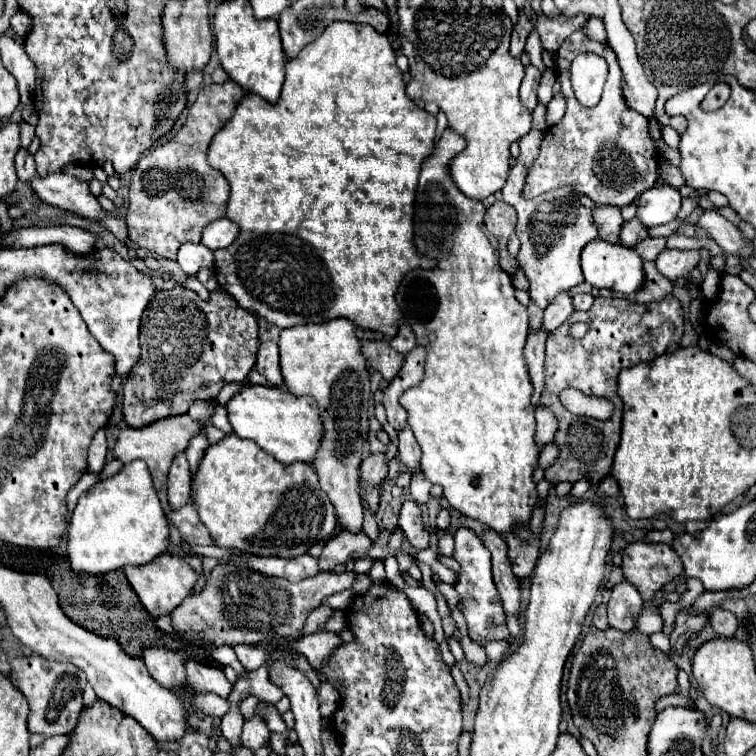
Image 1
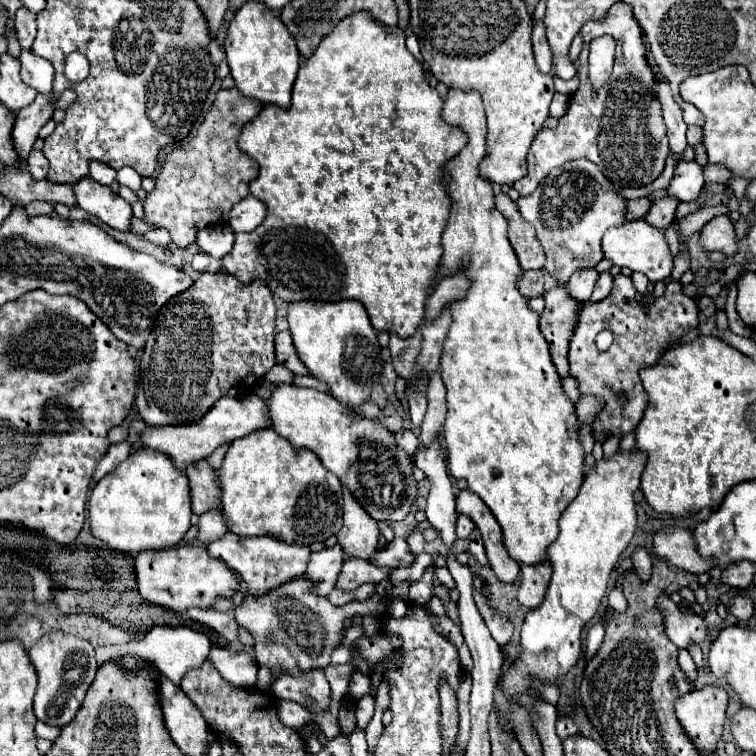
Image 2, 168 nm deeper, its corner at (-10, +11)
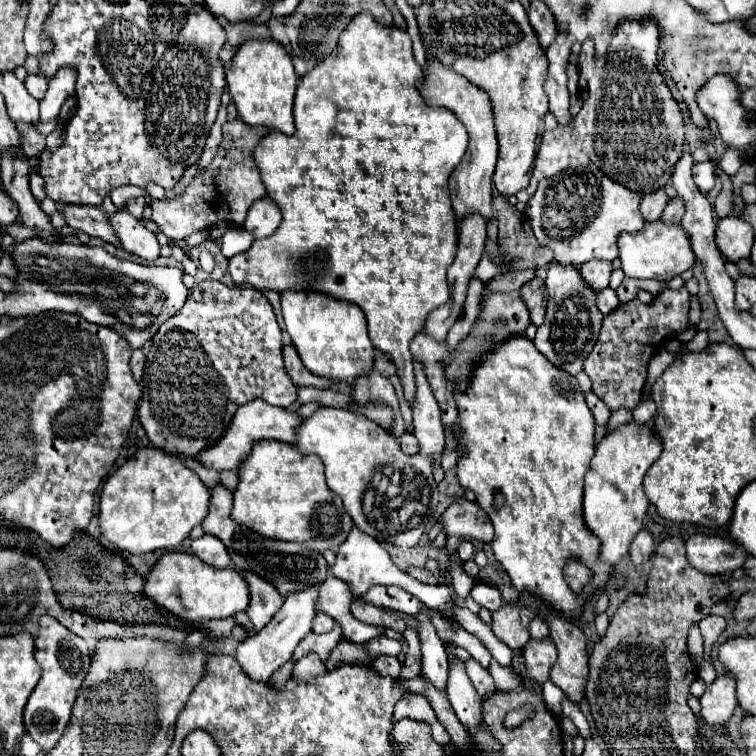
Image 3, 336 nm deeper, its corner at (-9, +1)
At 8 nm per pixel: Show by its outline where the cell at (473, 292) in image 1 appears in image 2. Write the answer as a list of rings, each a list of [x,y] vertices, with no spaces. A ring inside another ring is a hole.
[[[449,89],[449,95],[445,99],[443,105],[443,119],[447,123],[451,123],[453,127],[463,129],[465,135],[469,135],[469,143],[453,157],[445,163],[445,173],[447,173],[447,193],[451,197],[451,211],[449,211],[449,223],[443,231],[443,257],[441,257],[441,265],[439,265],[439,275],[437,275],[437,283],[441,281],[443,273],[447,275],[461,275],[465,279],[471,281],[471,287],[467,289],[463,299],[453,299],[449,301],[447,309],[453,317],[451,329],[447,333],[445,339],[445,347],[443,347],[443,355],[441,355],[441,377],[443,377],[443,385],[447,389],[447,415],[445,415],[445,423],[443,423],[443,445],[445,445],[445,457],[447,457],[447,467],[449,473],[457,479],[465,479],[469,491],[477,493],[481,497],[481,501],[491,509],[491,513],[495,515],[495,519],[499,521],[501,529],[503,529],[503,541],[507,551],[511,553],[511,557],[519,563],[527,563],[527,565],[535,565],[547,559],[547,547],[549,543],[553,543],[559,535],[559,517],[561,513],[567,509],[567,505],[577,497],[577,491],[583,483],[583,447],[577,439],[577,417],[575,417],[575,407],[573,403],[563,395],[561,389],[561,379],[555,371],[555,365],[549,357],[549,349],[547,343],[543,341],[543,335],[539,333],[539,313],[533,311],[529,307],[529,297],[519,293],[517,283],[523,279],[523,269],[519,269],[519,261],[515,257],[515,251],[507,239],[507,219],[495,209],[495,197],[493,197],[493,189],[491,183],[481,179],[479,175],[479,161],[485,157],[485,135],[487,135],[487,125],[485,125],[485,111],[483,111],[483,103],[481,103],[481,95],[477,91],[457,91],[457,89]]]

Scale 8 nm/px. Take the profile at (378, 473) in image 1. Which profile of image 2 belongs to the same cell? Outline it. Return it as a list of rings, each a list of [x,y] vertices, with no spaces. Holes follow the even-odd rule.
[[[397,431],[395,433],[395,441],[397,441],[397,447],[403,449],[409,457],[415,453],[415,449],[419,445],[419,441],[417,441],[417,437],[415,437],[413,431]]]

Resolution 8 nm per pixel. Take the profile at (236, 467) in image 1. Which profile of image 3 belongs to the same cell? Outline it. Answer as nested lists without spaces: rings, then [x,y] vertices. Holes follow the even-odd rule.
[[[260,441],[238,469],[240,483],[234,493],[232,519],[256,533],[280,541],[304,543],[310,549],[336,549],[354,527],[342,499],[328,489],[322,461],[300,453],[292,443]]]

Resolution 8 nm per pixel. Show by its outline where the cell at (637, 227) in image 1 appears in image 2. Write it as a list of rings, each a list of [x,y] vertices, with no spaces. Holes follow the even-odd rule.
[[[663,197],[651,205],[651,209],[643,217],[643,221],[647,221],[655,229],[665,229],[675,219],[677,205],[679,205],[679,201],[675,201],[673,197]]]

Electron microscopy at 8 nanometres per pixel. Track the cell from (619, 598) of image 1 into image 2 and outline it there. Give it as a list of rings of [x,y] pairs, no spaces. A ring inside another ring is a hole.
[[[639,547],[633,553],[633,571],[641,577],[641,581],[649,581],[651,573],[653,573],[653,559],[643,547]]]

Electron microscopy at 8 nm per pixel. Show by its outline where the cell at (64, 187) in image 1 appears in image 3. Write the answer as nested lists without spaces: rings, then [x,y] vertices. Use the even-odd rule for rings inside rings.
[[[120,209],[108,215],[110,225],[116,229],[122,247],[128,253],[134,253],[146,261],[154,261],[160,257],[160,245],[152,231],[148,231],[140,219],[132,217],[126,209]]]

